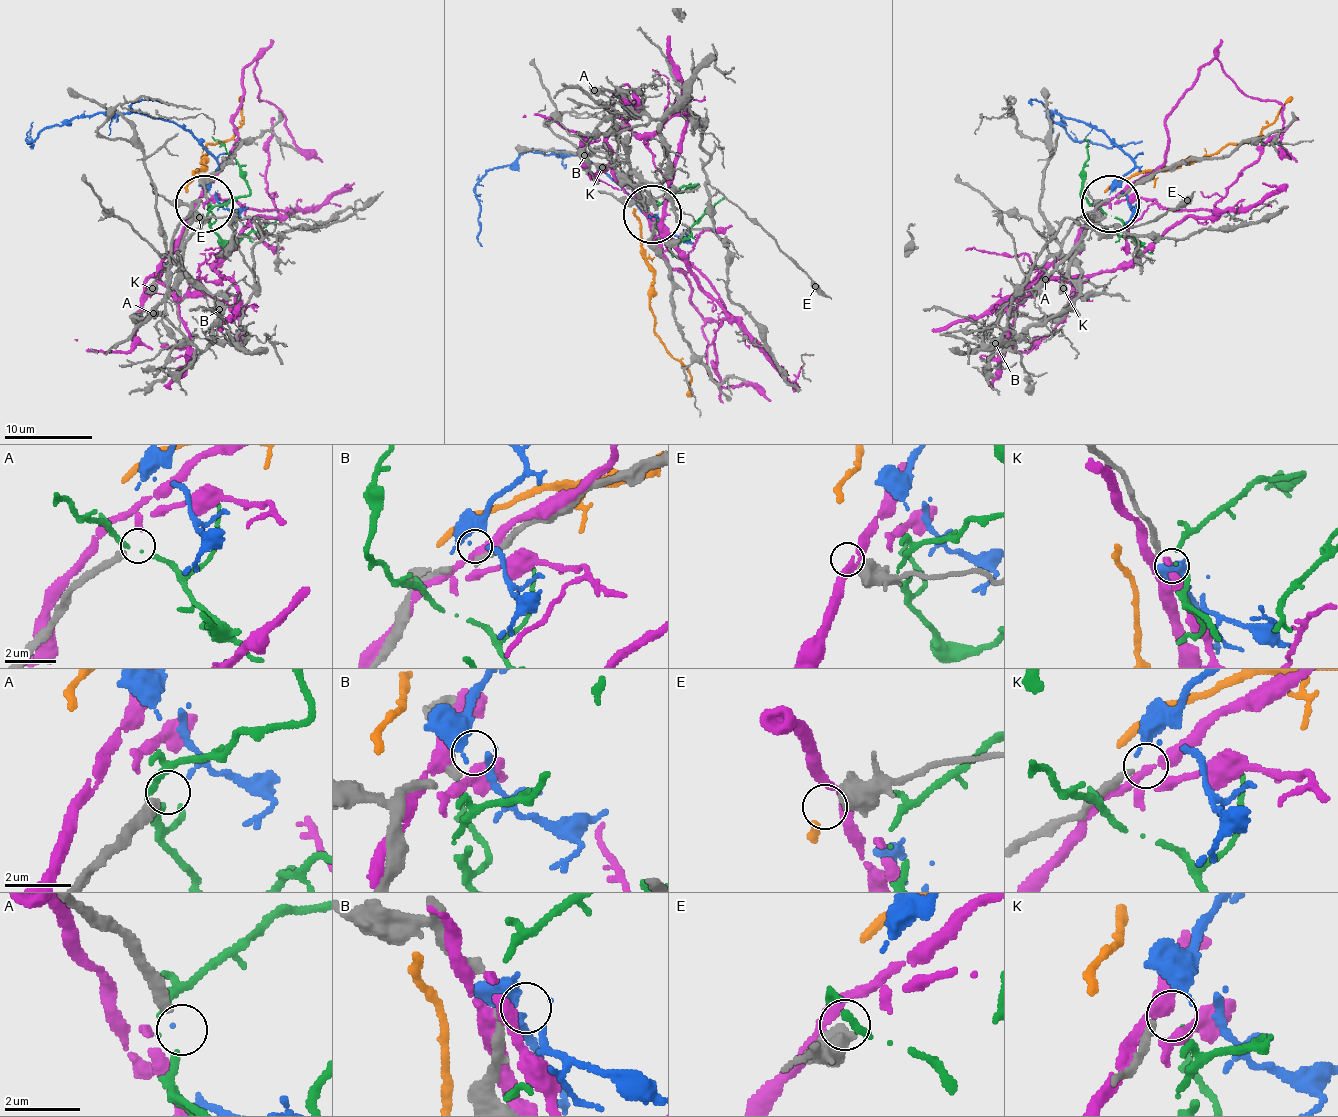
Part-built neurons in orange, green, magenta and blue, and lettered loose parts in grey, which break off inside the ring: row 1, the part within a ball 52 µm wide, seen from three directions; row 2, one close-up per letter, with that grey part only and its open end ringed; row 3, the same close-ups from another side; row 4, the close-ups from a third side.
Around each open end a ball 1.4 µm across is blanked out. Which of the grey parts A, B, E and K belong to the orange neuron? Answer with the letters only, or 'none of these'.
none of these

